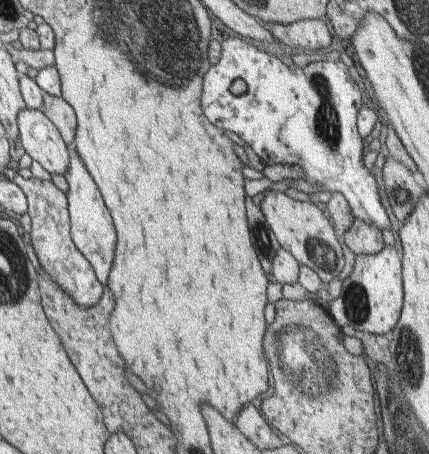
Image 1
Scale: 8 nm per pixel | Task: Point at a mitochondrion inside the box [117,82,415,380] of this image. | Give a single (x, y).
(327, 126)

